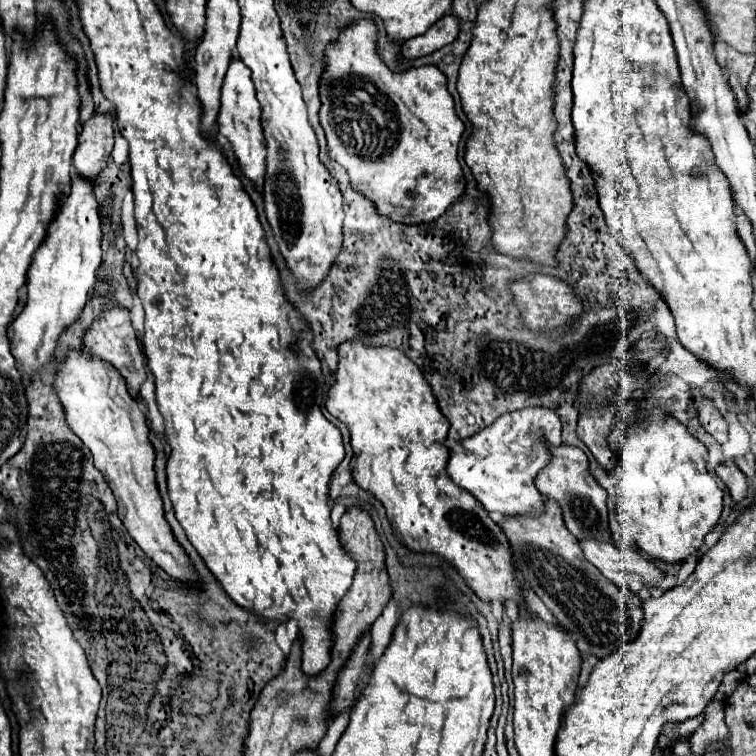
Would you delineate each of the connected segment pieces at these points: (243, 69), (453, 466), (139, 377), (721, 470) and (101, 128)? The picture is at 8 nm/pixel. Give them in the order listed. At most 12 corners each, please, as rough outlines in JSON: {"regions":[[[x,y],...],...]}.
{"regions":[[[235,59],[217,119],[241,173],[261,193],[267,143],[249,67]],[[555,409],[501,415],[449,449],[447,475],[491,513],[541,515],[533,477]],[[105,309],[83,335],[89,353],[125,377],[129,393],[145,381],[129,311]],[[717,465],[735,503],[747,495],[747,477],[735,465]],[[95,113],[81,125],[73,167],[93,179],[113,149],[113,115]]]}

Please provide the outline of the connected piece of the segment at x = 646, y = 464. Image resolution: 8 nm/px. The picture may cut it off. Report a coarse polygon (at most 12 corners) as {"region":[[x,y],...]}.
{"region":[[653,411],[619,449],[617,521],[637,549],[697,557],[723,513],[705,445]]}

